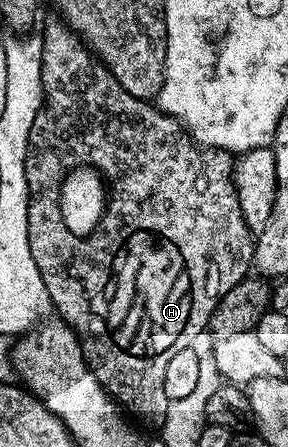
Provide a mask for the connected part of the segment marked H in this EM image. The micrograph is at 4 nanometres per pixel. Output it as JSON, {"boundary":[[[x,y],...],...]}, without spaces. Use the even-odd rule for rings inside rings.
{"boundary":[[[54,18],[49,25],[46,26],[45,32],[40,33],[41,37],[41,90],[43,93],[43,103],[39,114],[35,118],[35,122],[31,126],[31,134],[29,135],[29,143],[25,154],[25,190],[27,193],[27,214],[25,215],[25,229],[27,230],[27,242],[31,246],[31,258],[35,258],[35,266],[39,266],[39,274],[43,286],[47,290],[52,307],[57,307],[57,312],[62,321],[68,327],[77,333],[77,339],[81,346],[81,354],[85,357],[85,361],[89,363],[89,369],[95,374],[95,378],[100,382],[102,388],[113,397],[114,401],[130,417],[138,416],[145,424],[150,424],[153,430],[160,429],[165,423],[165,415],[169,409],[169,399],[164,390],[164,379],[166,377],[167,364],[179,350],[194,347],[198,342],[197,335],[208,329],[211,314],[216,310],[217,303],[223,296],[243,279],[250,275],[251,265],[253,263],[253,245],[255,243],[254,233],[250,232],[245,225],[245,219],[241,213],[241,207],[237,201],[237,190],[233,187],[233,173],[235,171],[235,160],[229,152],[225,150],[202,150],[191,139],[186,127],[181,121],[175,117],[162,112],[160,108],[154,106],[150,101],[140,100],[131,94],[127,94],[127,90],[123,90],[123,86],[119,86],[119,82],[115,82],[115,78],[106,70],[104,64],[95,62],[94,53],[90,52],[85,46],[85,41],[69,29],[68,24],[60,19]],[[78,166],[92,166],[110,185],[117,184],[121,180],[121,184],[125,187],[125,196],[121,192],[112,193],[111,199],[108,201],[105,215],[101,217],[100,225],[96,230],[105,240],[111,238],[109,244],[113,244],[115,238],[127,238],[127,244],[121,246],[121,270],[119,270],[119,278],[117,280],[127,280],[117,284],[117,288],[125,290],[122,298],[113,300],[113,308],[89,308],[89,300],[85,300],[85,296],[81,296],[81,300],[73,300],[73,296],[69,296],[69,292],[73,292],[73,288],[69,288],[69,284],[65,284],[65,268],[69,268],[69,260],[73,260],[73,256],[77,252],[65,252],[65,231],[67,226],[61,221],[61,187],[65,181],[65,177]]]}

